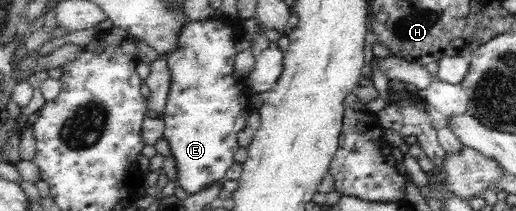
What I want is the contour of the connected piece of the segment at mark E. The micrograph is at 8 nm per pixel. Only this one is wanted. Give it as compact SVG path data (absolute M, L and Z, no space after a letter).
M217 18L201 21L190 21L181 27L177 39L177 47L172 55L167 57L171 74L171 87L165 103L164 131L162 137L170 145L170 153L177 166L177 185L181 186L188 195L193 195L220 183L225 178L226 171L236 162L235 153L240 145L237 135L245 129L250 116L250 104L247 104L248 94L243 93L243 85L239 86L234 78L234 61L237 55L235 39L229 35L230 23L223 23Z

